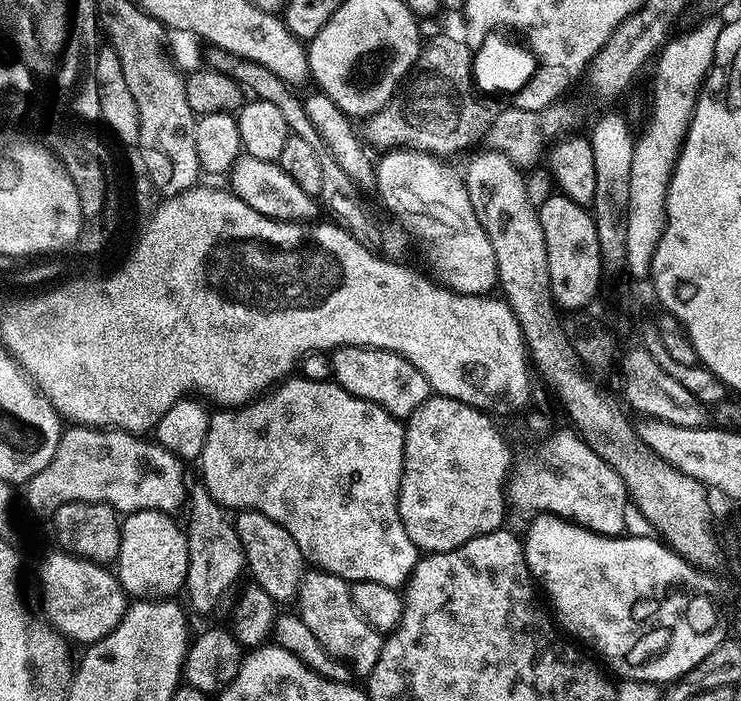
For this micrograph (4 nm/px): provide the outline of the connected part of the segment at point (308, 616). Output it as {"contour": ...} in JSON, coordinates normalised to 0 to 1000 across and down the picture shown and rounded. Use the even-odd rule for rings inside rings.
{"contour":[[[436,813],[412,815],[402,846],[402,877],[418,896],[444,936],[468,944],[482,960],[501,960],[518,926],[514,903],[501,896],[478,862],[471,829]]]}

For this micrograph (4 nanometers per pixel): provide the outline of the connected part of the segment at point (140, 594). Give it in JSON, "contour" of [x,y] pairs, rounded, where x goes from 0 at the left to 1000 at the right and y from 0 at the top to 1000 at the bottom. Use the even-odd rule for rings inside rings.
{"contour":[[[174,730],[162,749],[162,790],[154,800],[162,837],[178,853],[232,853],[254,825],[254,767],[224,730]]]}

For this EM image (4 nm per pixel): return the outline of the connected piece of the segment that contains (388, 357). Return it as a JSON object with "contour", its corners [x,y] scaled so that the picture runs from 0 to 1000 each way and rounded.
{"contour":[[[456,496],[447,504],[448,534],[452,546],[460,548],[472,562],[483,568],[494,568],[510,579],[516,579],[526,592],[536,596],[549,596],[570,573],[576,571],[580,555],[572,535],[560,525],[548,511],[514,496]]]}

